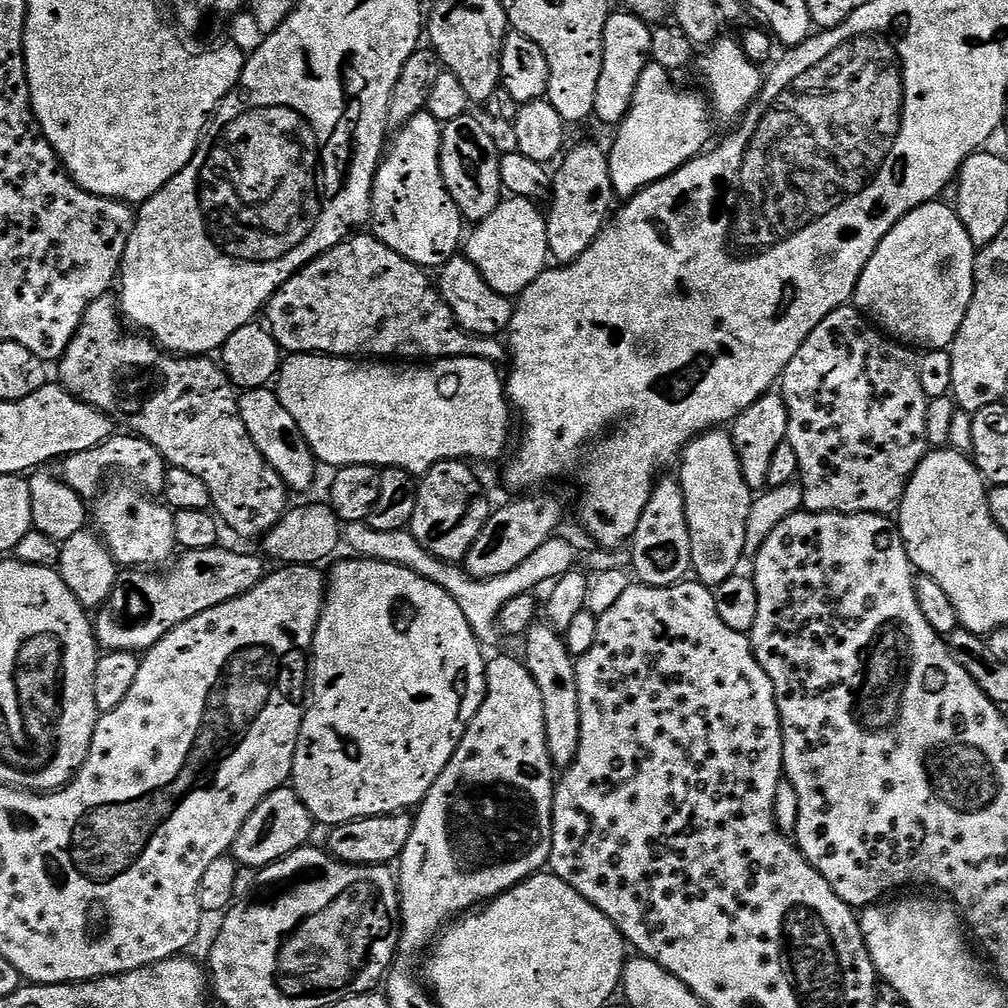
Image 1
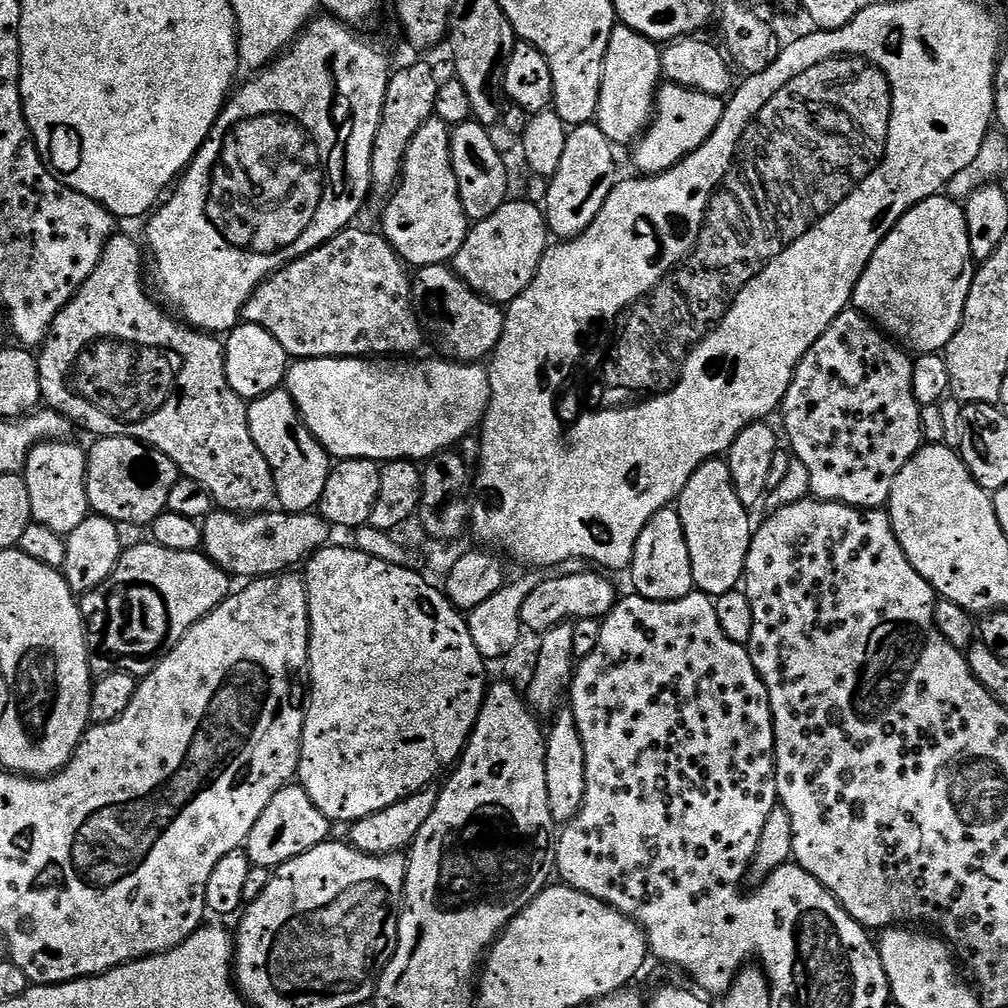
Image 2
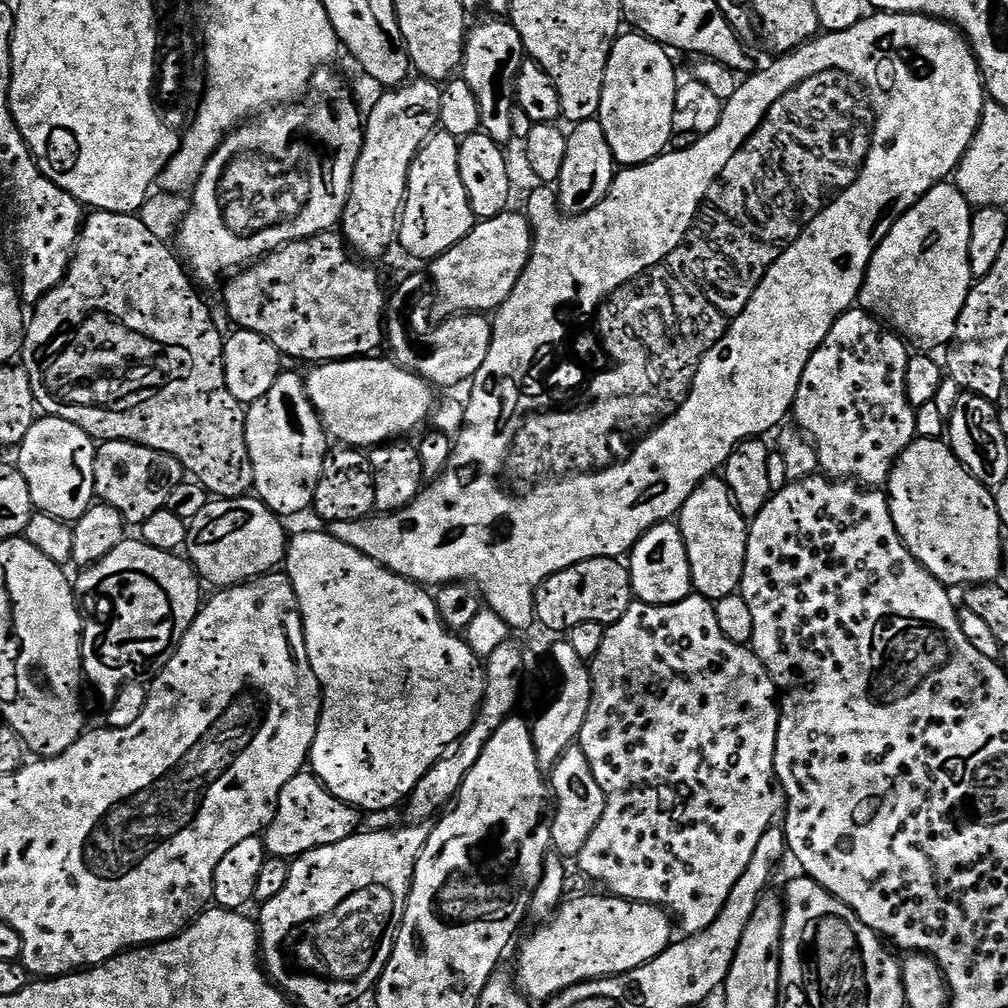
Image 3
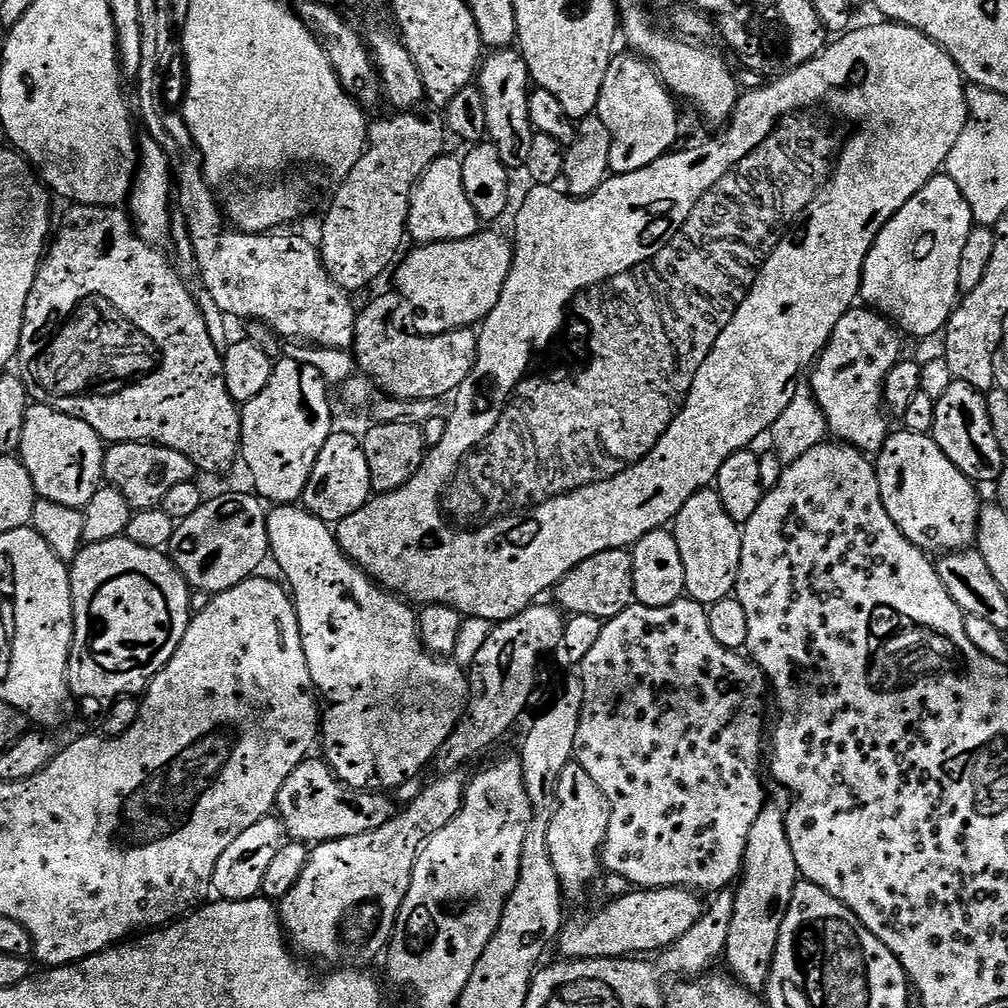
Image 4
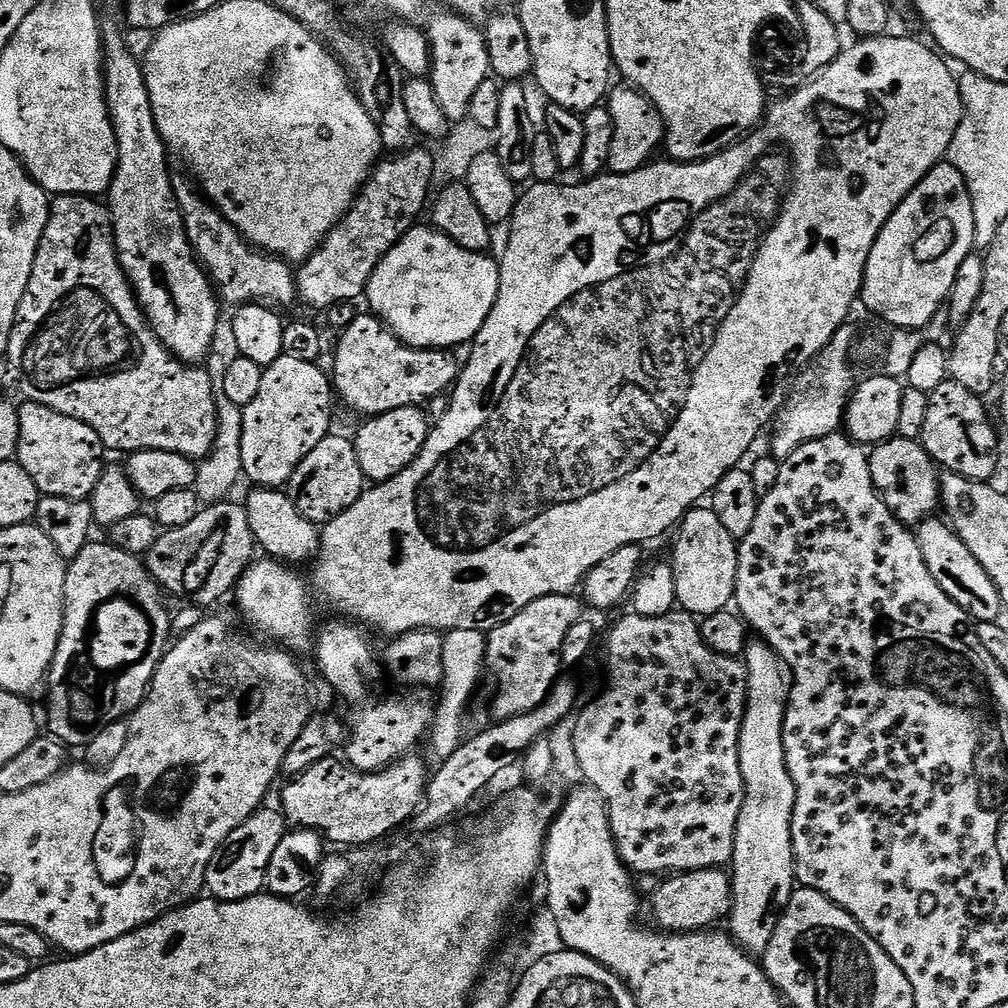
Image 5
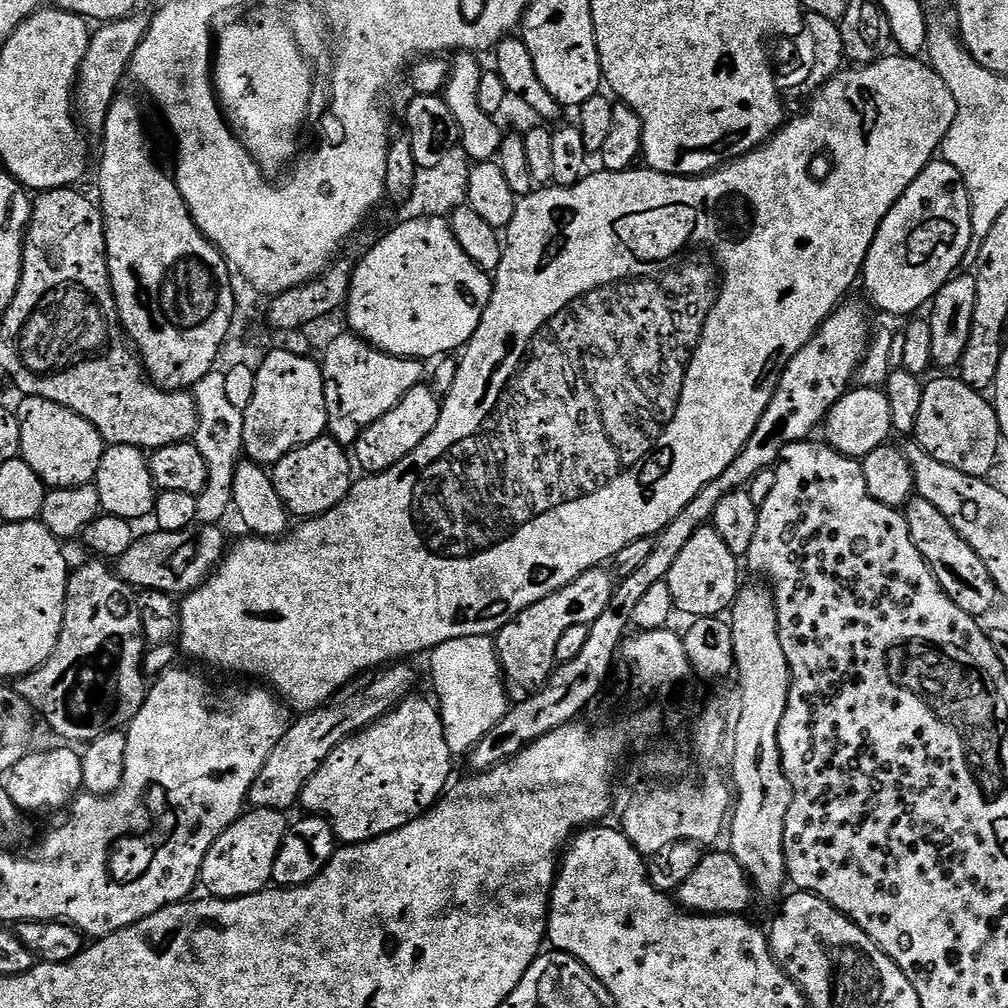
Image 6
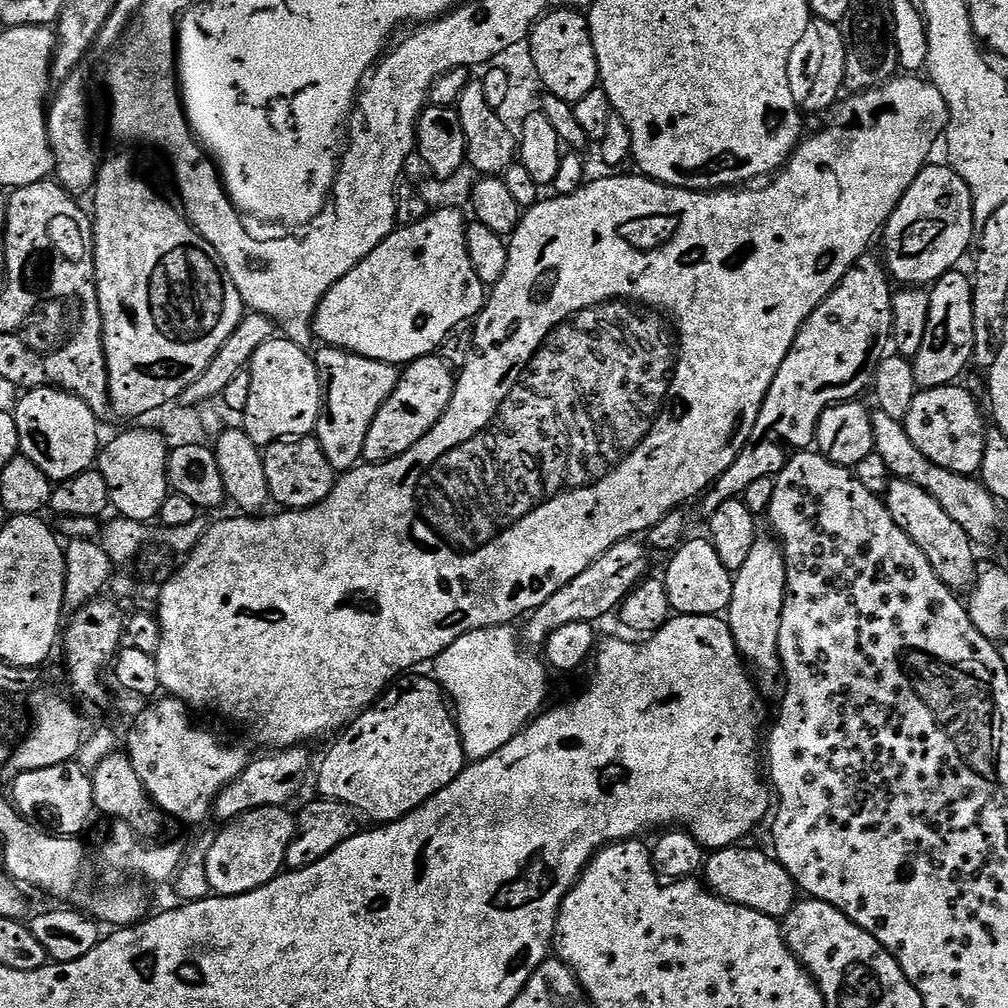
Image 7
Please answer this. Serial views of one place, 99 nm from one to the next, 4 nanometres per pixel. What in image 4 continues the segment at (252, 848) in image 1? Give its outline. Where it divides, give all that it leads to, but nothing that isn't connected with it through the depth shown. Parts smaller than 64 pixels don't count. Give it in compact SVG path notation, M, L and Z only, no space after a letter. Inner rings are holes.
M309 758L299 764L290 778L286 778L276 799L275 811L289 841L315 846L327 840L354 838L378 830L378 826L394 815L394 807L384 796L387 795L376 790L348 787L323 759Z

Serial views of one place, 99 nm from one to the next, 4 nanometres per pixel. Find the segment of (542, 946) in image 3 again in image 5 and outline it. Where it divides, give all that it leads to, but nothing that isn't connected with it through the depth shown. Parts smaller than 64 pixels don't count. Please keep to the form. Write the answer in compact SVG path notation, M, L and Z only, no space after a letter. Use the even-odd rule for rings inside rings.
M695 868L692 872L681 872L679 874L672 874L667 877L665 884L660 884L656 888L656 893L652 896L652 916L656 919L655 927L665 932L702 932L711 929L719 922L727 921L728 914L732 910L732 877L727 871L718 868Z

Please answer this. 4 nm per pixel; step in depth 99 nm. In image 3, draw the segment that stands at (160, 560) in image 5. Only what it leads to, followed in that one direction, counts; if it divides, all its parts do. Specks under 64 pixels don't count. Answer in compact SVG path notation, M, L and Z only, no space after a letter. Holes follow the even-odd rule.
M259 497L214 498L189 523L184 550L197 575L207 585L210 583L214 588L223 590L246 580L256 579L257 576L263 576L283 563L287 552L288 533L286 534L282 524L284 524L283 519L273 514Z

